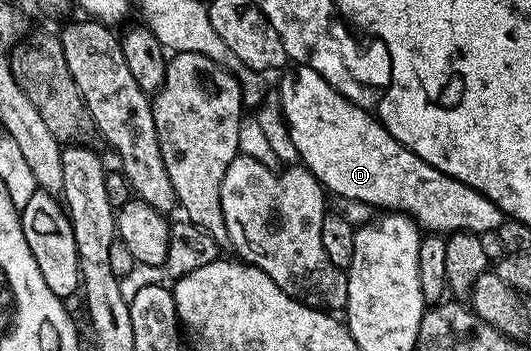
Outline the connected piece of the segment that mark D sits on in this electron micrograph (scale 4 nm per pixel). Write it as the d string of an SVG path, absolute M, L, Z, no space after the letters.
M298 64L285 74L279 91L289 137L300 163L332 195L334 192L345 200L358 200L381 208L377 210L410 216L429 234L495 232L507 219L491 198L443 174L443 170L435 170L435 166L404 148L376 115L352 104L315 70Z

